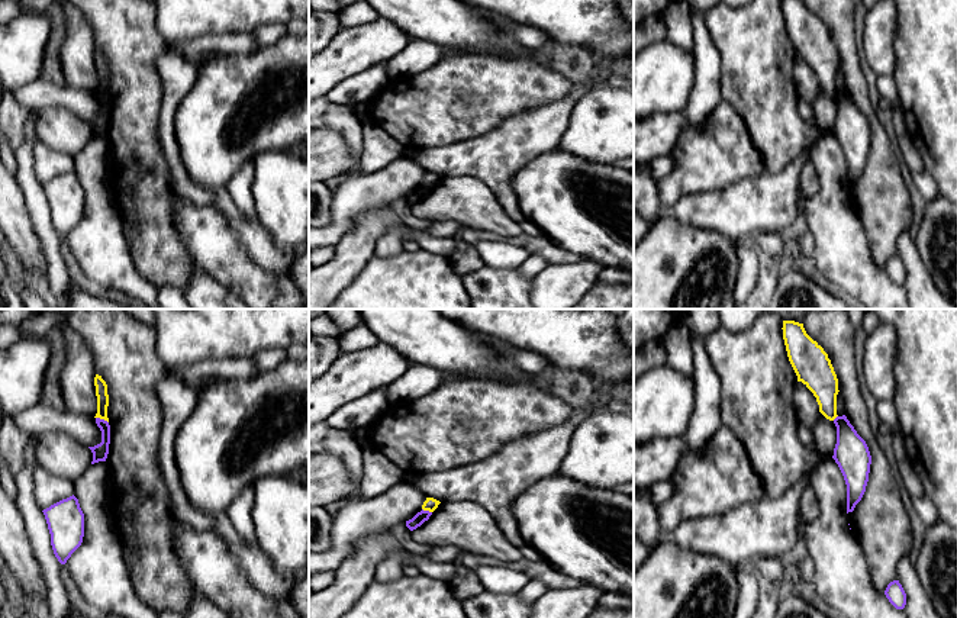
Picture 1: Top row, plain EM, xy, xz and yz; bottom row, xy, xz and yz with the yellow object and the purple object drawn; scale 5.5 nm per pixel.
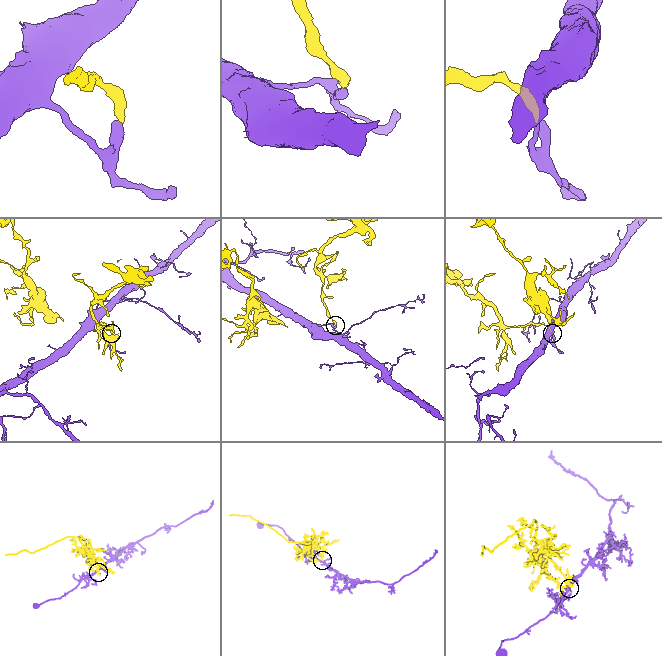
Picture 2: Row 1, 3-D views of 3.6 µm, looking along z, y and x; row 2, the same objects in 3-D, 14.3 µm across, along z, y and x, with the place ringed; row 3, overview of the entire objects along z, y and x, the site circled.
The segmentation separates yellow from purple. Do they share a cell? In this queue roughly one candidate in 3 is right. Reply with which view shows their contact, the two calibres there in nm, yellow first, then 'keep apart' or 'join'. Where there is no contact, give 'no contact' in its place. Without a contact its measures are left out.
meets yellow in xy; 70 nm thick on the yellow side, 90 nm on the other; keep apart

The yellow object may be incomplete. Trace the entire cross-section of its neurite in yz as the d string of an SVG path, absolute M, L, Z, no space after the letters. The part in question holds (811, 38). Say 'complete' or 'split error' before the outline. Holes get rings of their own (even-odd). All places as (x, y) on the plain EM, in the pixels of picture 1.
complete; M783 0L789 36L802 57L816 73L819 87L829 96L837 90L838 54L824 23L813 16L803 0Z

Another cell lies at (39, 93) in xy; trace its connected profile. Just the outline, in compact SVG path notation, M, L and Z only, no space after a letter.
M45 78L33 80L13 91L26 110L65 107L87 122L102 118L102 106L94 91L59 86Z

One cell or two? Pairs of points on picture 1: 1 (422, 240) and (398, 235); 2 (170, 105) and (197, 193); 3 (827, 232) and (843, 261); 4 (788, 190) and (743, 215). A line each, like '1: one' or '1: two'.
1: one
2: one
3: one
4: one

